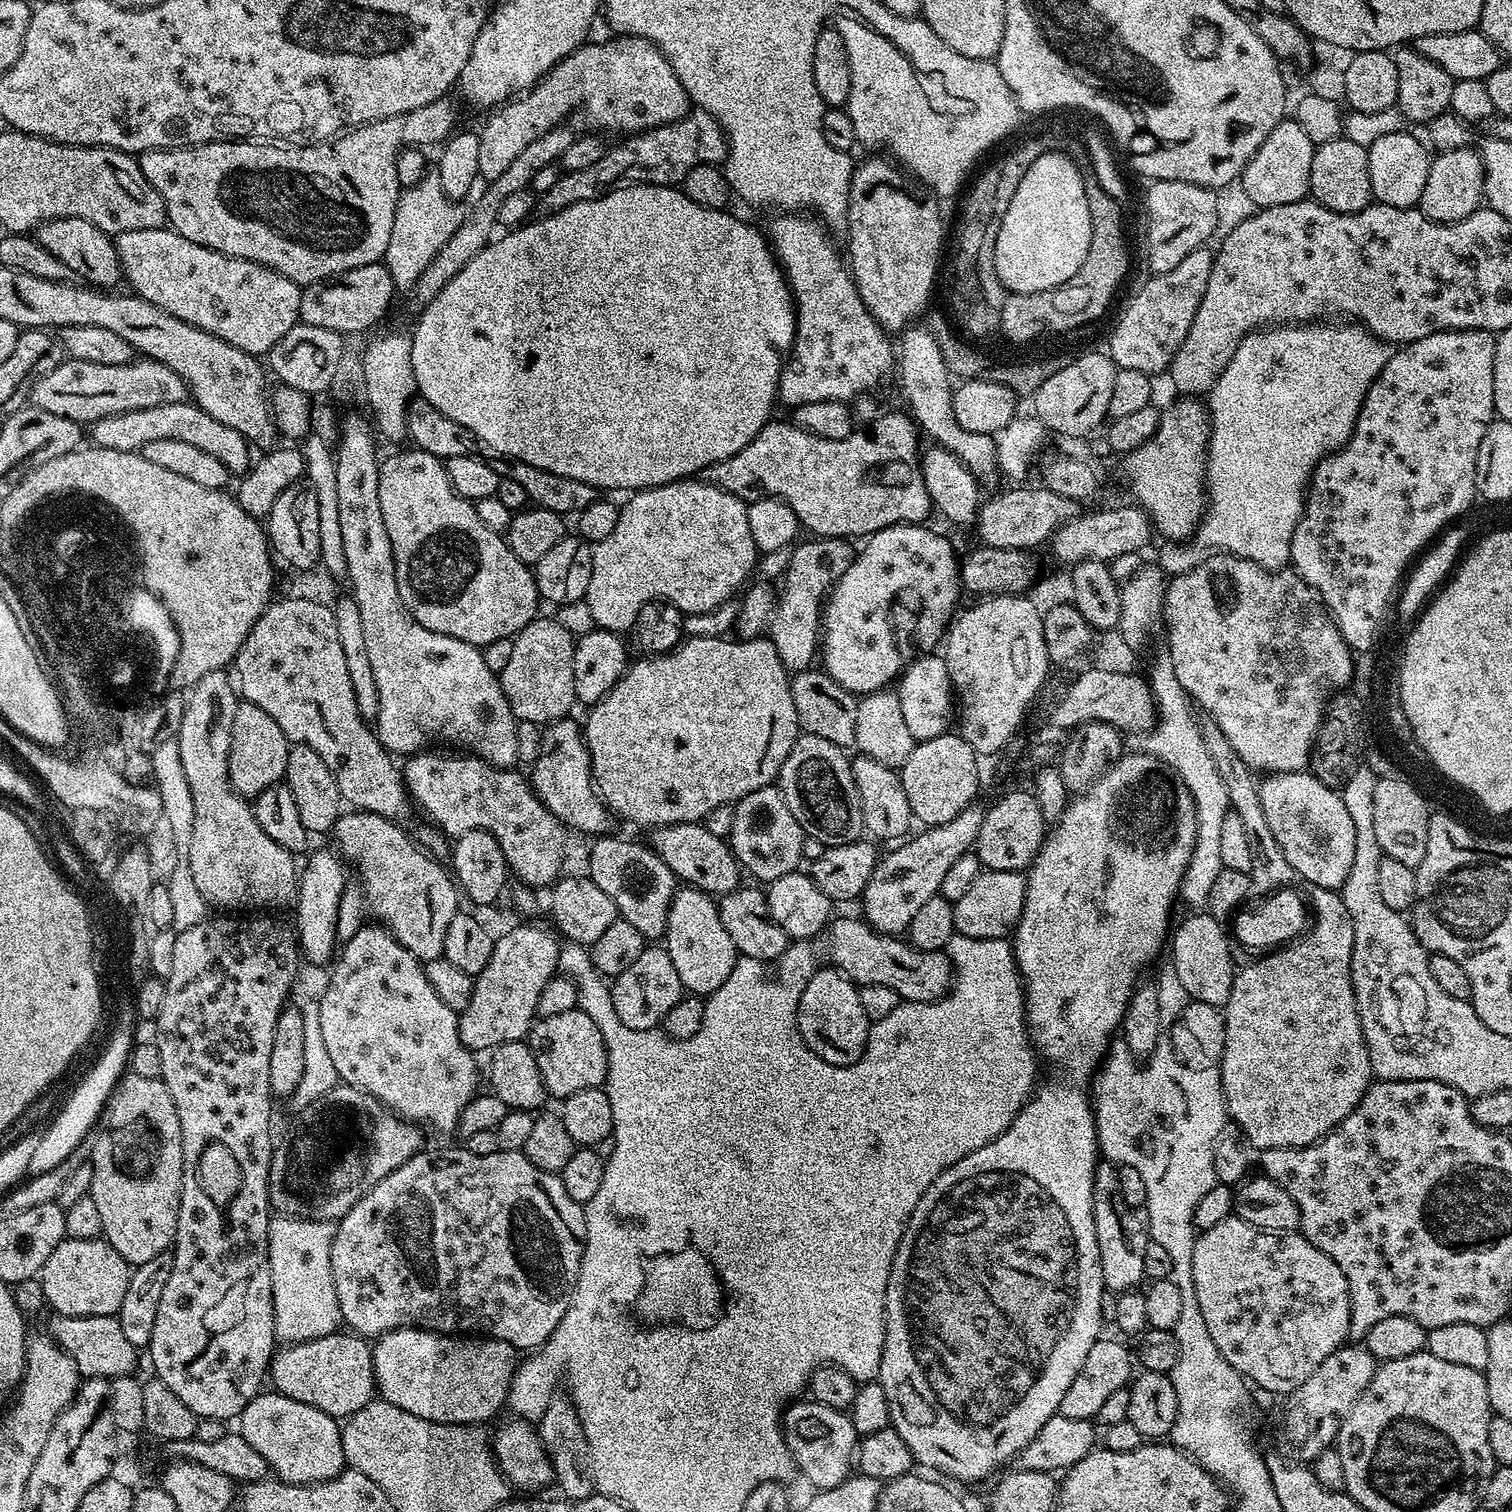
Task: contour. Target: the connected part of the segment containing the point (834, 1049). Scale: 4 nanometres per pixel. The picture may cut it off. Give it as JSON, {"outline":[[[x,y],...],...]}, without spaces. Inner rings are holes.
{"outline":[[[835,966],[817,967],[815,974],[806,982],[798,1009],[802,1038],[826,1062],[834,1066],[857,1064],[868,1046],[870,1021],[862,1010],[862,998],[857,985],[853,984]]]}

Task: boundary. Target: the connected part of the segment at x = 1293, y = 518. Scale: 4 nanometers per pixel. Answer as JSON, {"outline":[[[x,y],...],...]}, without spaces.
{"outline":[[[1332,322],[1268,326],[1263,330],[1253,330],[1244,336],[1238,346],[1238,350],[1234,350],[1234,358],[1230,358],[1230,362],[1221,370],[1220,377],[1217,378],[1212,391],[1207,393],[1206,396],[1208,418],[1212,421],[1212,433],[1208,439],[1204,518],[1200,521],[1199,526],[1196,527],[1194,538],[1189,539],[1187,542],[1161,543],[1160,557],[1158,557],[1160,569],[1169,577],[1180,576],[1181,573],[1190,571],[1202,559],[1200,548],[1208,548],[1204,550],[1211,550],[1213,553],[1229,552],[1232,556],[1241,556],[1263,568],[1283,569],[1289,563],[1292,535],[1298,526],[1301,514],[1304,513],[1306,489],[1311,481],[1312,471],[1316,469],[1317,464],[1325,456],[1329,456],[1332,452],[1344,447],[1344,444],[1352,436],[1362,402],[1366,398],[1372,383],[1379,378],[1380,371],[1386,366],[1389,355],[1389,345],[1356,322],[1340,322],[1337,328],[1332,325]]]}

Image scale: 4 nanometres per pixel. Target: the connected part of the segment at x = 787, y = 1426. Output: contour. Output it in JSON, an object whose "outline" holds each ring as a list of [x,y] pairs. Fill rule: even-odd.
{"outline":[[[800,1398],[785,1408],[782,1427],[793,1465],[799,1475],[813,1482],[817,1490],[833,1488],[848,1479],[854,1468],[858,1437],[852,1425],[852,1417],[847,1411]]]}

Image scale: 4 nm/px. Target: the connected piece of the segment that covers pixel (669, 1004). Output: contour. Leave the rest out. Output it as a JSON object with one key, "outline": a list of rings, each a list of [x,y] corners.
{"outline":[[[646,946],[627,970],[614,977],[610,987],[618,1018],[634,1030],[657,1027],[686,992],[678,978],[678,970],[674,970],[674,962],[670,962],[670,954],[662,946]]]}

